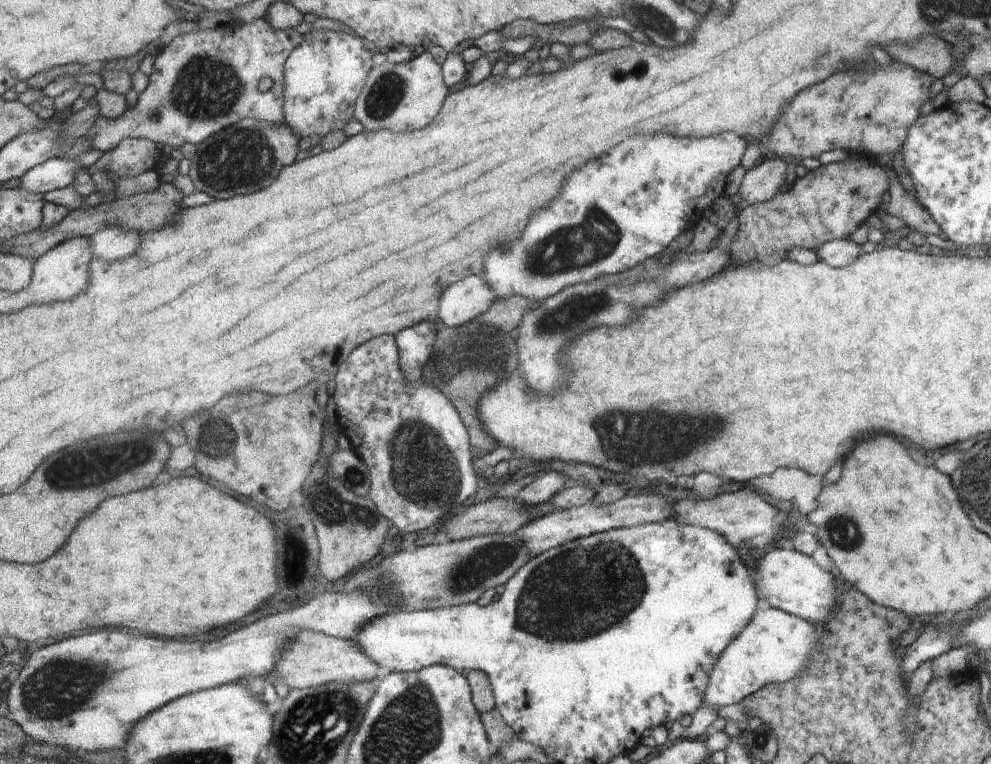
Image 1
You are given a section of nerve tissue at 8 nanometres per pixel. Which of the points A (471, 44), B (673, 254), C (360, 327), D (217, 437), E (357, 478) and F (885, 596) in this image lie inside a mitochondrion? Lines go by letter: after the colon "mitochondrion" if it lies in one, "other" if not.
A: other
B: other
C: other
D: mitochondrion
E: mitochondrion
F: other

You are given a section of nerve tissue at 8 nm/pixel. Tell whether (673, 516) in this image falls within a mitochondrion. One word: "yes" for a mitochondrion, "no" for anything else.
no

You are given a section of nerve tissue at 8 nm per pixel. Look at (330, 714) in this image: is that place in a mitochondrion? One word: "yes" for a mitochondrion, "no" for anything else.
yes

